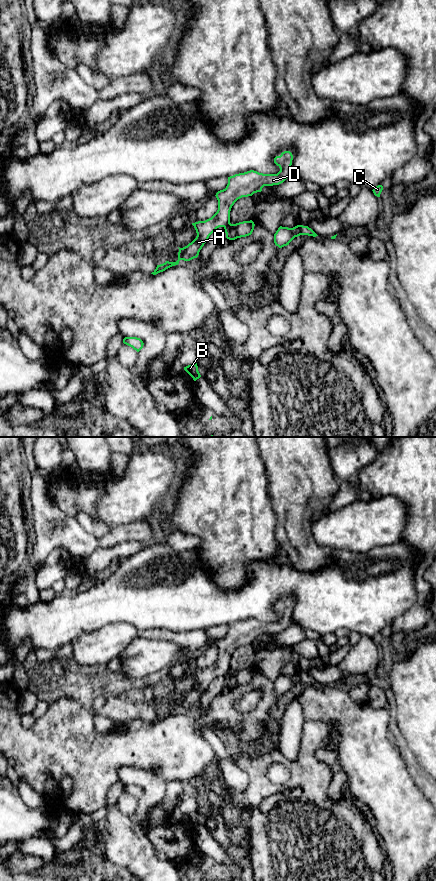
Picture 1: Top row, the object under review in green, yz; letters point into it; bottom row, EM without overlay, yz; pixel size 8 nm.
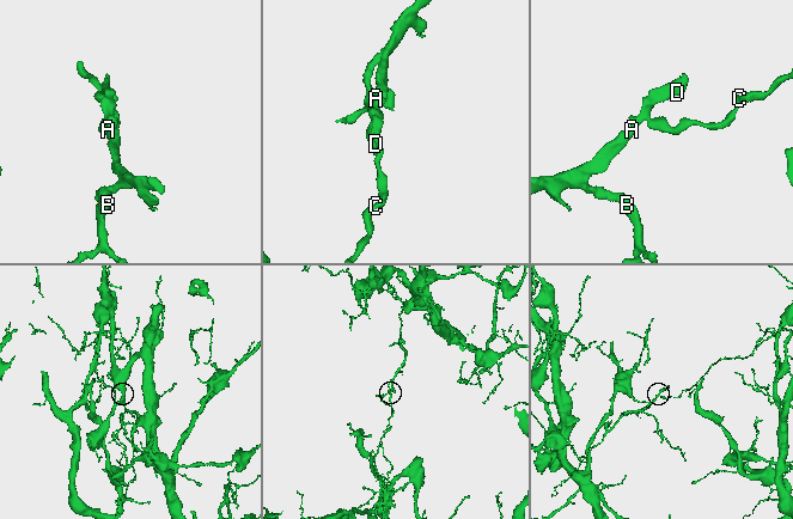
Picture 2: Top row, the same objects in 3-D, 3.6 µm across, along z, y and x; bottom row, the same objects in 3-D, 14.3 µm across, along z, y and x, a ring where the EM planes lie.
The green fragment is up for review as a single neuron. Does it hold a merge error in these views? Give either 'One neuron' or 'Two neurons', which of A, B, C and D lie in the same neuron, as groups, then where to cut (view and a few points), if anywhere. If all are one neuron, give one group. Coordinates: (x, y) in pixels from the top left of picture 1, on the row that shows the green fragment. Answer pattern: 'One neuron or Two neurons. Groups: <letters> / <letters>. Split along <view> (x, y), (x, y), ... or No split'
Two neurons. Groups: A B D / C. Split along yz (230, 223), (224, 227)

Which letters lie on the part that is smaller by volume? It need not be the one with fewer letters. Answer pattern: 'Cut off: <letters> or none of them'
Cut off: A, B, D

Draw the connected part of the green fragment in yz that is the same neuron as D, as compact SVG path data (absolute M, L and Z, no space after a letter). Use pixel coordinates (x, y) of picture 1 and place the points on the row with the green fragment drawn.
M284 151L280 156L274 158L274 163L280 168L277 174L263 174L254 170L235 174L228 177L228 184L225 189L216 193L218 210L209 219L192 223L197 236L183 248L179 248L178 260L176 262L166 261L157 265L151 273L156 275L166 269L178 265L180 260L190 261L197 258L200 250L208 240L209 236L219 227L226 227L230 223L230 211L234 203L242 198L252 196L261 192L264 186L273 186L283 183L290 175L293 155L290 151Z

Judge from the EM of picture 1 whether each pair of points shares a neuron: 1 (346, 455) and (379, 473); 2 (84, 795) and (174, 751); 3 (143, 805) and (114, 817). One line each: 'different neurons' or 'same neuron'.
1: different neurons
2: same neuron
3: different neurons

